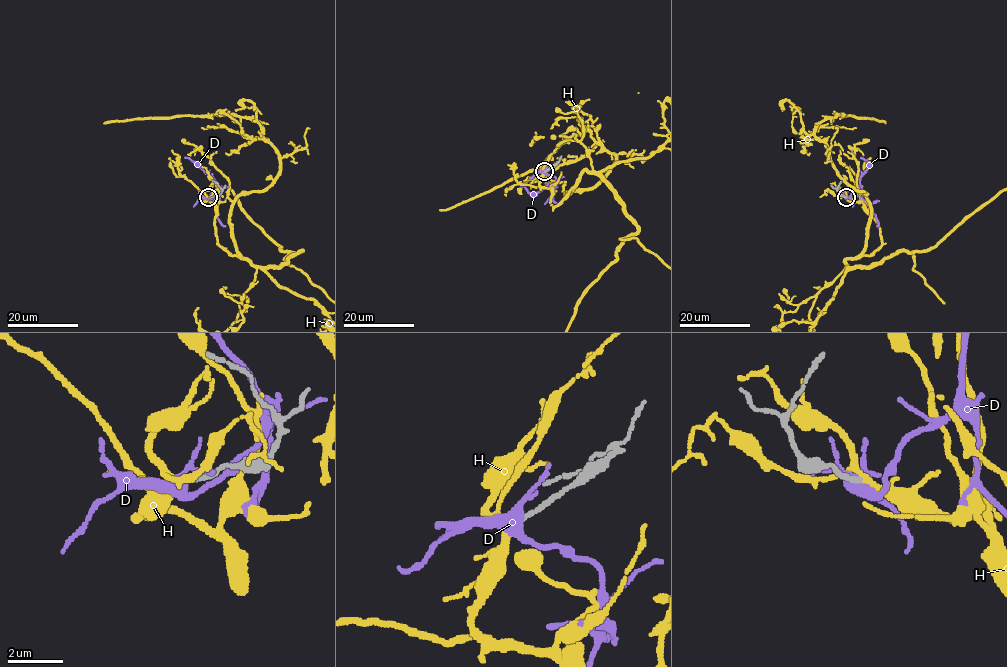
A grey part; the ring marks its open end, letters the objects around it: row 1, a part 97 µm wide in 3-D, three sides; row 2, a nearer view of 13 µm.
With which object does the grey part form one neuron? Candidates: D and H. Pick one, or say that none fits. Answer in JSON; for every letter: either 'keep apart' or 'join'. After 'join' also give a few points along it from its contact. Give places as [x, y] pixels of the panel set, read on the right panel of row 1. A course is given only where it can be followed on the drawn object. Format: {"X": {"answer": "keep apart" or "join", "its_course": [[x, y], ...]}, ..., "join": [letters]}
{"D": {"answer": "keep apart"}, "H": {"answer": "join"}, "join": ["H"]}

